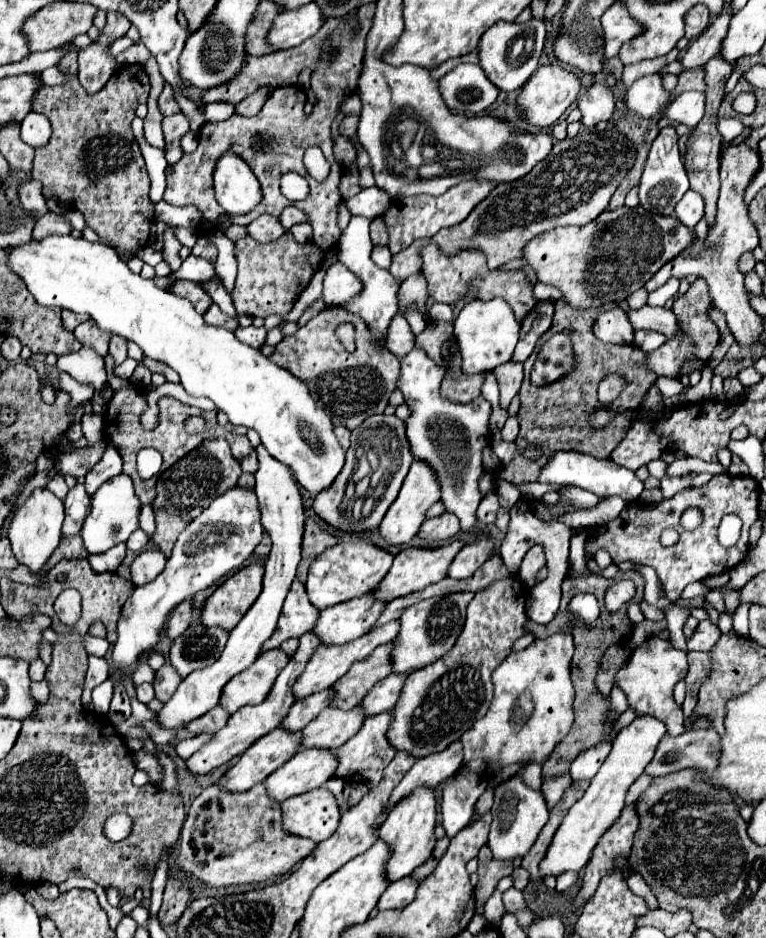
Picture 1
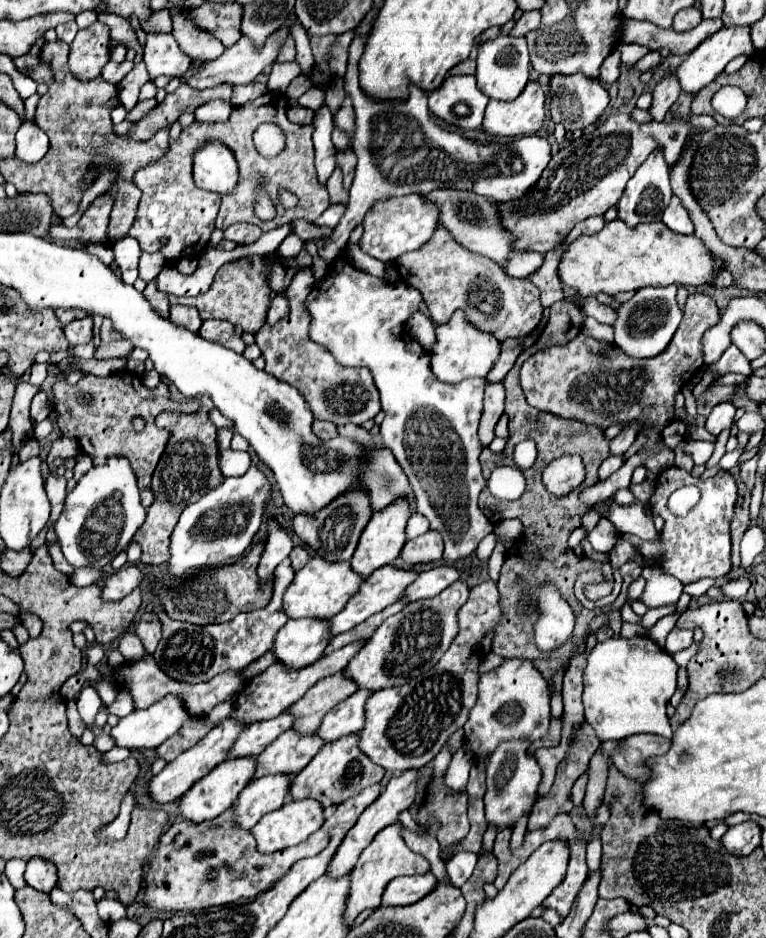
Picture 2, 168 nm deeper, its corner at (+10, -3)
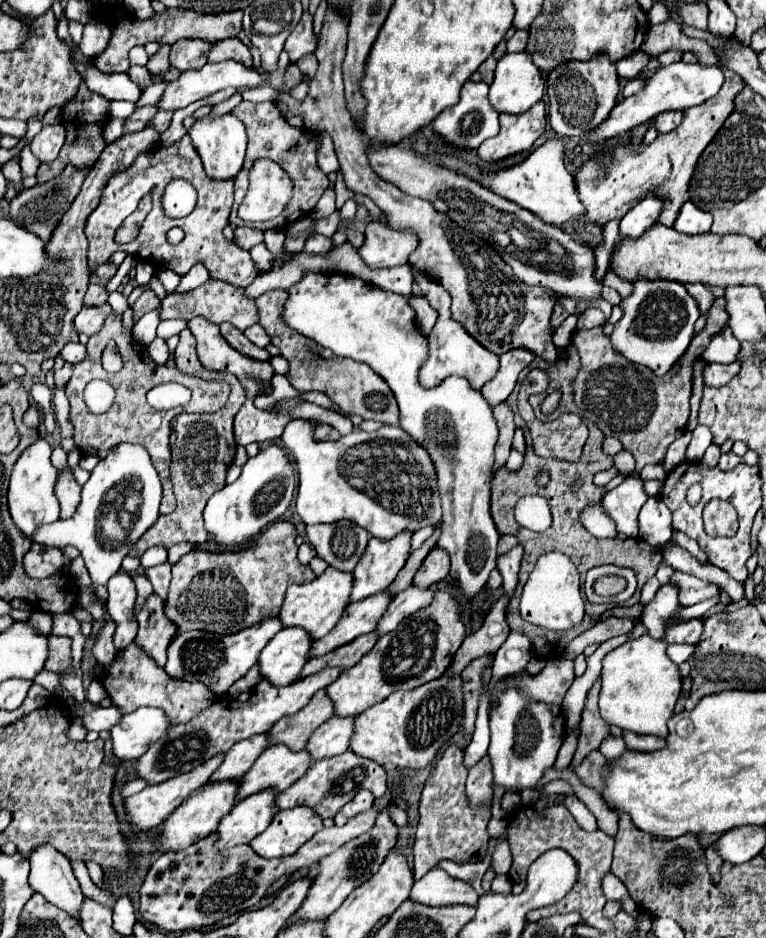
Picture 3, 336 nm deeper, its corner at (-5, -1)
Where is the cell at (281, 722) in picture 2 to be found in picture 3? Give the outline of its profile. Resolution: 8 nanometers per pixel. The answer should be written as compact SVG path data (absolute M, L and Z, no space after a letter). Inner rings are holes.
M265 734L247 738L239 744L235 744L223 758L221 766L211 774L209 782L223 782L223 780L237 780L239 776L243 776L243 772L247 772L247 768L251 768L251 764L255 762L255 756L259 756L259 752L263 752L263 748L267 748L267 738Z

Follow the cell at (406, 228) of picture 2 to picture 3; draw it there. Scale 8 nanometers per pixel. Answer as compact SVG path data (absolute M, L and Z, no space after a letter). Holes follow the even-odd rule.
M385 216L379 222L371 222L365 232L365 244L359 248L359 256L365 266L393 268L407 264L409 254L417 246L417 236L409 230L393 230Z

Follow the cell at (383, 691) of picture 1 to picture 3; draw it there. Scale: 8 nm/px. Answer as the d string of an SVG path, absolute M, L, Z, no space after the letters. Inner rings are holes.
M329 718L325 724L321 724L309 738L305 750L311 756L311 762L323 760L323 758L333 758L339 756L341 752L347 750L349 738L351 738L351 728L353 728L355 718Z

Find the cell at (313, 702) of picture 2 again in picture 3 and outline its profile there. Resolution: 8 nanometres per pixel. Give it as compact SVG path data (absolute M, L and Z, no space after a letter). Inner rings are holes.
M319 690L319 692L315 692L315 696L309 700L309 704L303 710L299 710L295 716L287 716L287 718L279 720L267 732L269 746L285 744L289 750L301 752L305 748L311 732L315 728L319 728L319 724L327 722L331 716L333 716L333 704L331 704L331 700L327 700L325 692Z

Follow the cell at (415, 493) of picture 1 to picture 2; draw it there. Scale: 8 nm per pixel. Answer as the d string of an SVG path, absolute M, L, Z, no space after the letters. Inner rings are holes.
M396 498L392 500L384 510L376 512L368 526L364 528L362 536L360 536L360 542L358 542L358 548L352 556L352 568L362 574L362 576L370 576L376 568L384 566L384 564L390 564L402 550L404 542L406 542L406 522L408 518L412 516L412 502L408 498Z

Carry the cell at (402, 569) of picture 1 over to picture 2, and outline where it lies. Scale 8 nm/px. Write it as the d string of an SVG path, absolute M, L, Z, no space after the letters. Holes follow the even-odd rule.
M390 564L370 574L364 586L360 586L356 598L352 598L352 602L348 602L348 606L340 614L336 614L336 618L330 620L332 634L336 636L340 632L346 632L356 624L364 622L368 616L400 600L404 590L416 580L416 576L418 572L394 568Z

